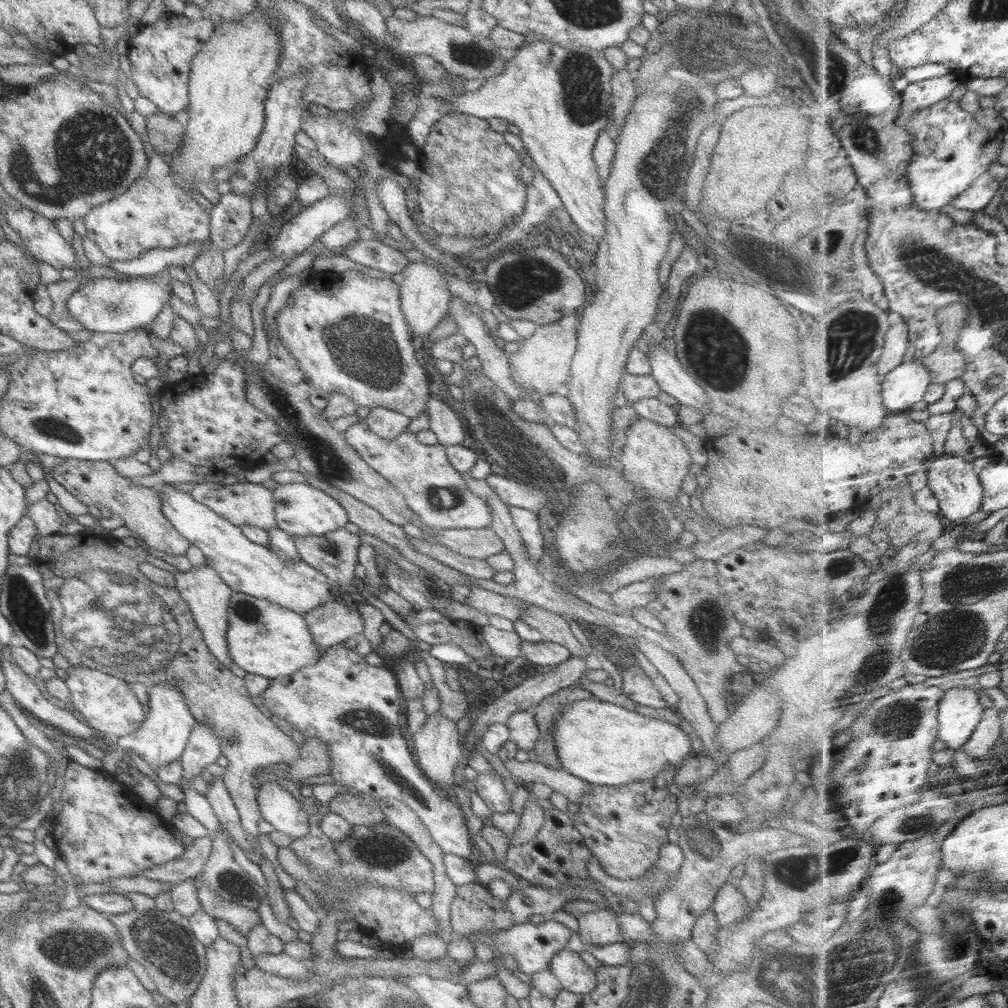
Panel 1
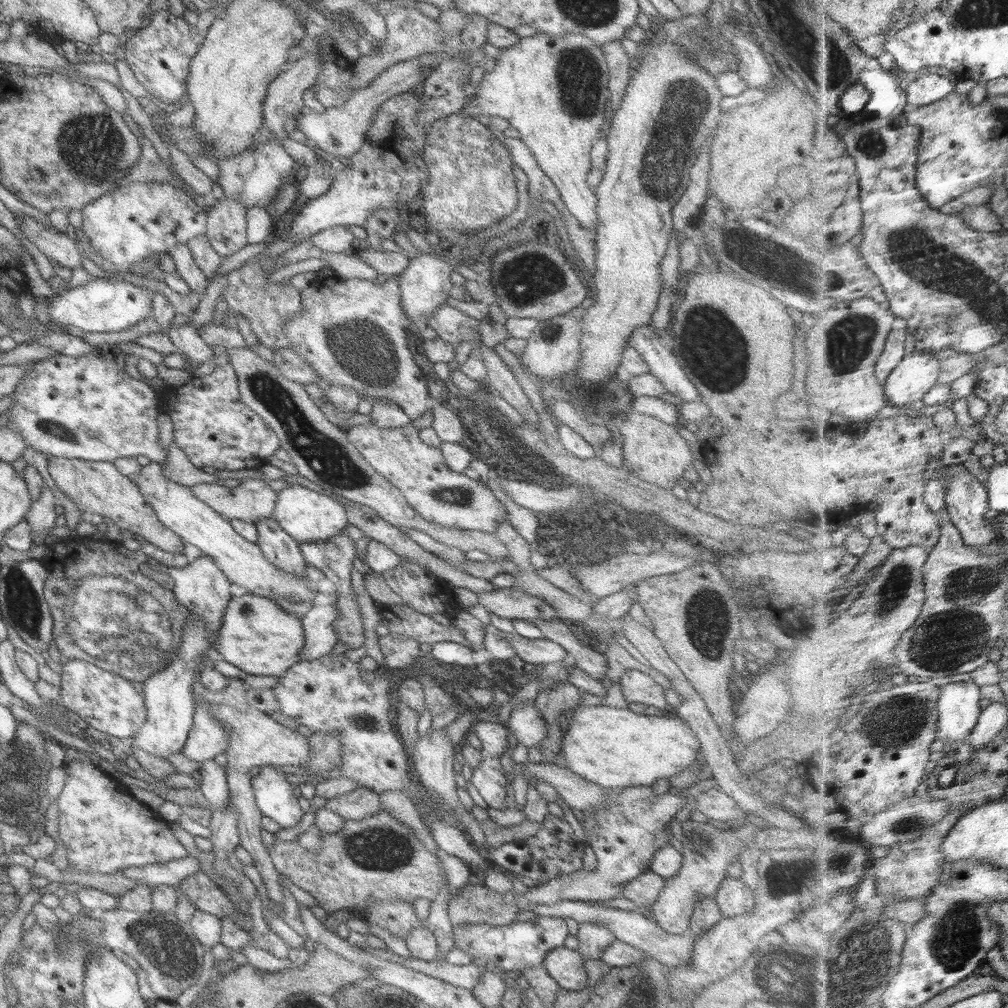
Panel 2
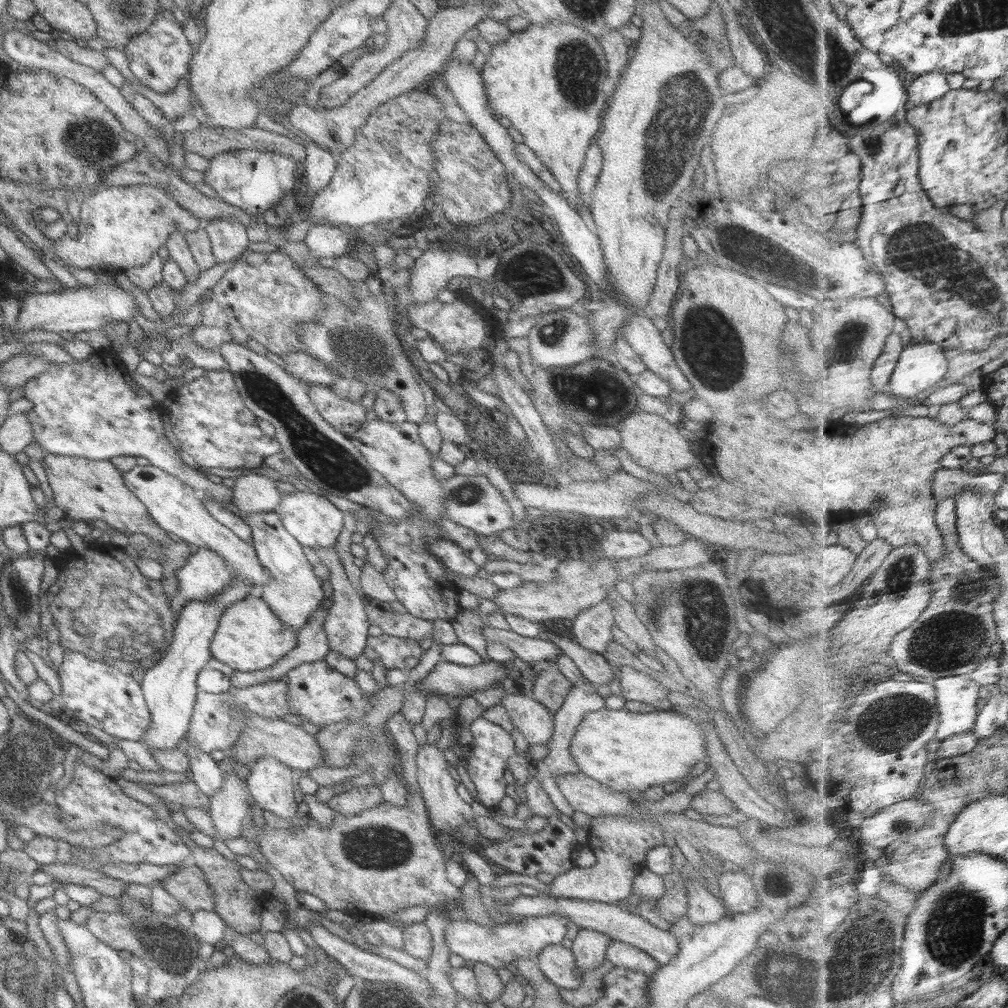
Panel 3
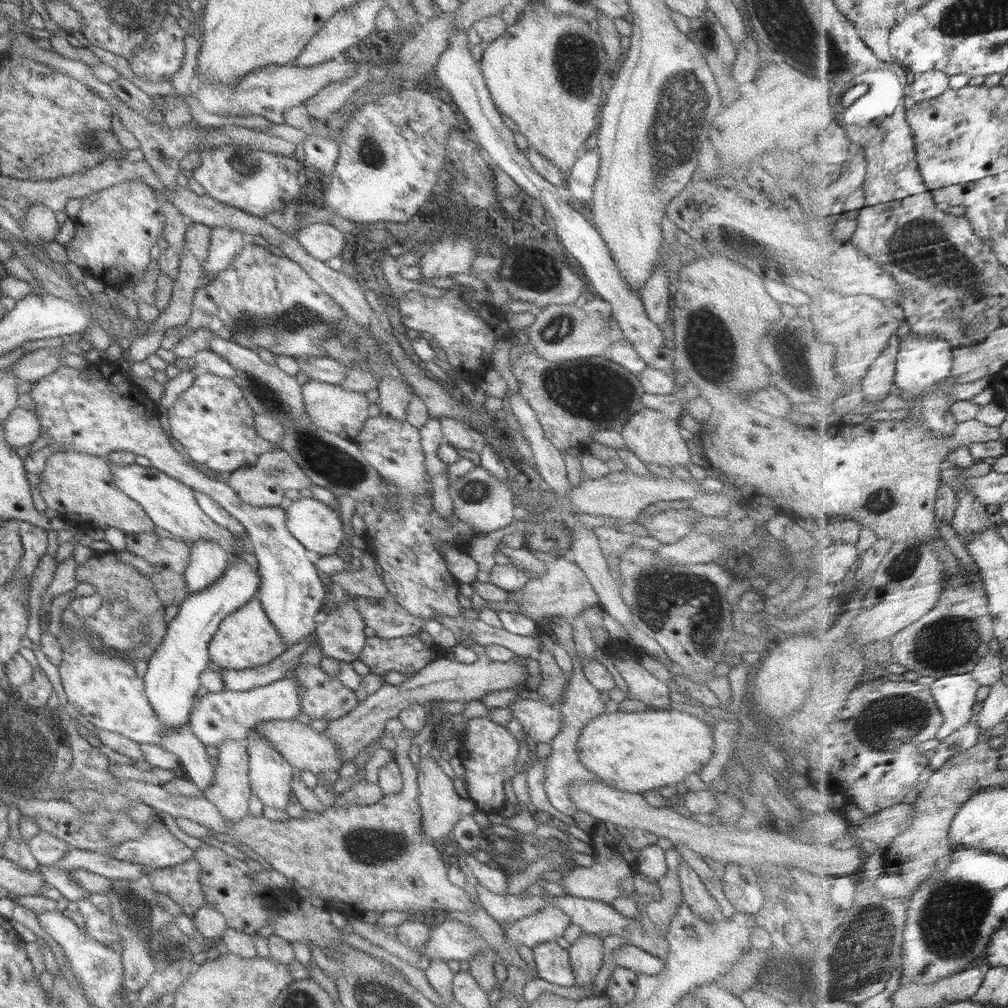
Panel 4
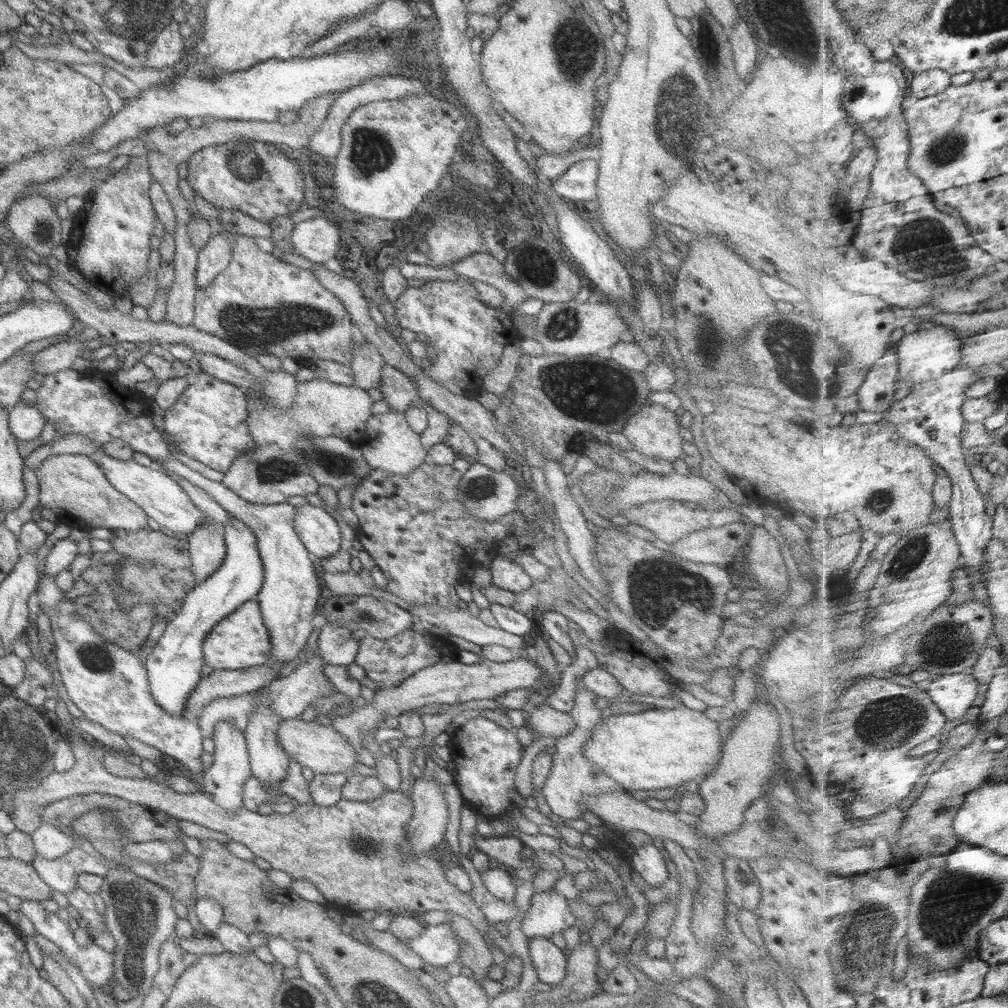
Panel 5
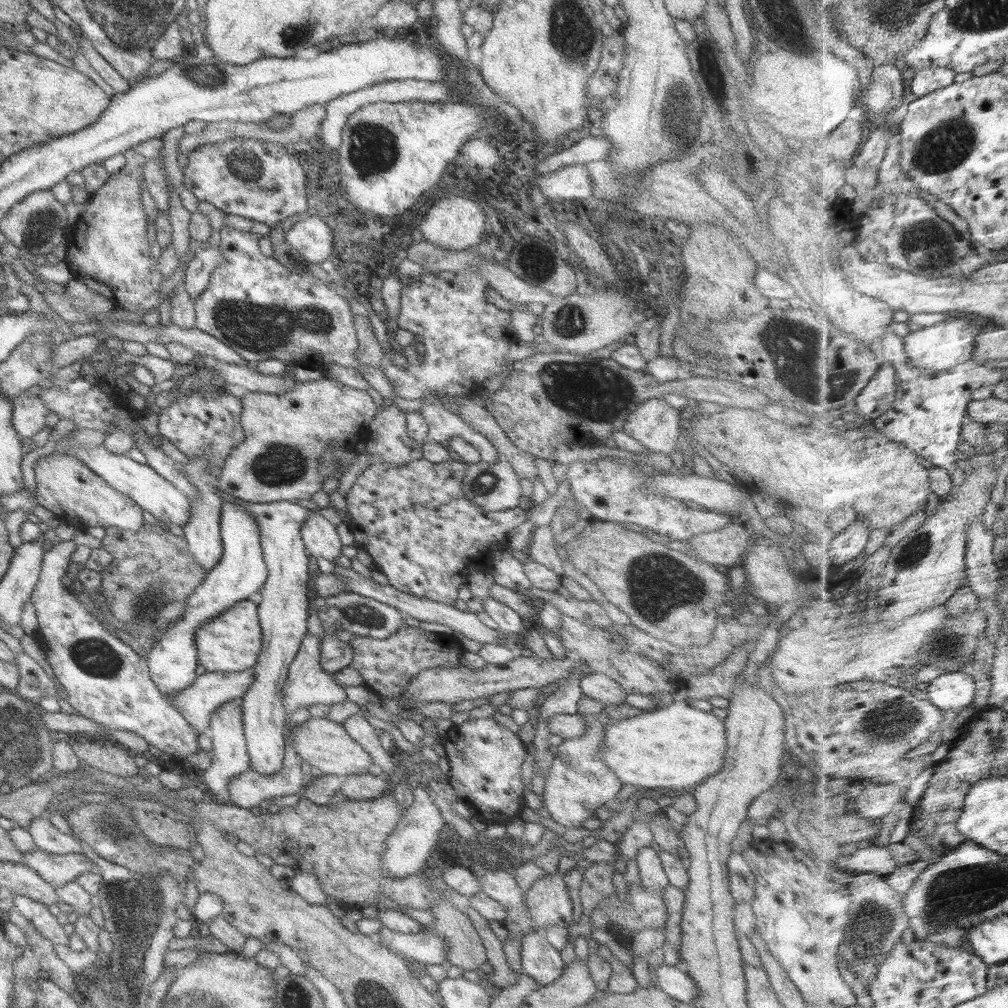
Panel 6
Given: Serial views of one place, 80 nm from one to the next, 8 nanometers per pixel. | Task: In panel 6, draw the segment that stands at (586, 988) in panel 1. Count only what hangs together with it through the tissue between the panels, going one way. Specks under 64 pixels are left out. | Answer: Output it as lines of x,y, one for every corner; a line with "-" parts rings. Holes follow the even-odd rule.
527,933
520,940
520,973
527,974
538,987
549,985
562,974
564,963
561,961
559,952
552,948
543,938
542,933

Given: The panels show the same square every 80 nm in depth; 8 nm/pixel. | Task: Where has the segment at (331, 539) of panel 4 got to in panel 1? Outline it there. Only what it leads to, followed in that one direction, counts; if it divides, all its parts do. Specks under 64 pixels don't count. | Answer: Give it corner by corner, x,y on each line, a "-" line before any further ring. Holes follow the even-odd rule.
301,482
275,484
271,490
271,497
276,528
292,537
319,536
335,532
339,528
344,528
348,522
343,508
331,496

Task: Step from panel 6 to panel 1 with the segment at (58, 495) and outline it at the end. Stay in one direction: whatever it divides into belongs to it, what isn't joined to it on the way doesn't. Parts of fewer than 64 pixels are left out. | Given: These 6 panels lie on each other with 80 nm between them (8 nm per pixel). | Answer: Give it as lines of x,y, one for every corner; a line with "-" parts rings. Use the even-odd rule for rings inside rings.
61,459
59,466
49,471
50,477
85,507
94,506
97,510
107,509
109,514
118,516
123,526
141,540
145,546
171,556
185,555
192,544
175,532
171,524
163,518
159,508
159,496
153,489
143,487
138,481
131,482
115,473
107,462
89,462

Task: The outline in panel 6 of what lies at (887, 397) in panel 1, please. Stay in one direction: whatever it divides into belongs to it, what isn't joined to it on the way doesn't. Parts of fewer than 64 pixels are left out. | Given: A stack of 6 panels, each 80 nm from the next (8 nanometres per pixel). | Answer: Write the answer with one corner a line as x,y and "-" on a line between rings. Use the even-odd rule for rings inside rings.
953,315
941,324
909,332
904,338
906,354
910,364
916,366
920,372
934,374
934,372
949,371
972,360
978,334
978,326
972,324
970,315

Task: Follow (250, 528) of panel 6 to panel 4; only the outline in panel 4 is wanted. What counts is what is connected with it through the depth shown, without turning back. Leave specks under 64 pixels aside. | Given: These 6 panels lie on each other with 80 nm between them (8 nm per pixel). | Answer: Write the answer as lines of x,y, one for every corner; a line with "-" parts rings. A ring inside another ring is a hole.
232,534
238,550
229,554
230,563
221,579
199,593
188,595
178,604
175,616
167,622
167,628
159,644
147,660
143,674
144,695
163,729
175,731
187,724
194,699
200,688
199,675
210,661
208,642
220,620
251,600
259,588
256,563
246,538

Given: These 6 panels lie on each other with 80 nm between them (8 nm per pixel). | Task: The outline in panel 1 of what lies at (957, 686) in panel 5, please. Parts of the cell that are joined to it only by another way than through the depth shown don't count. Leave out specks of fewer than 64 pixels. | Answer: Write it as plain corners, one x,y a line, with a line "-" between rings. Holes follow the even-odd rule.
964,686
944,694
938,710
938,740
945,742
947,748
959,750
975,735
986,711
979,695
981,692

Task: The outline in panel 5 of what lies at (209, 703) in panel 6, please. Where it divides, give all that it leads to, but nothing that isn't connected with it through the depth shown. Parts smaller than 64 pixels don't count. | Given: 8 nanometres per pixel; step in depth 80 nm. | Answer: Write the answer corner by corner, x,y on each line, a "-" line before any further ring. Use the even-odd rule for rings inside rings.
265,663
241,670
213,670
203,675
188,694
184,716
197,720
199,711
211,700
252,693
276,678
276,666

